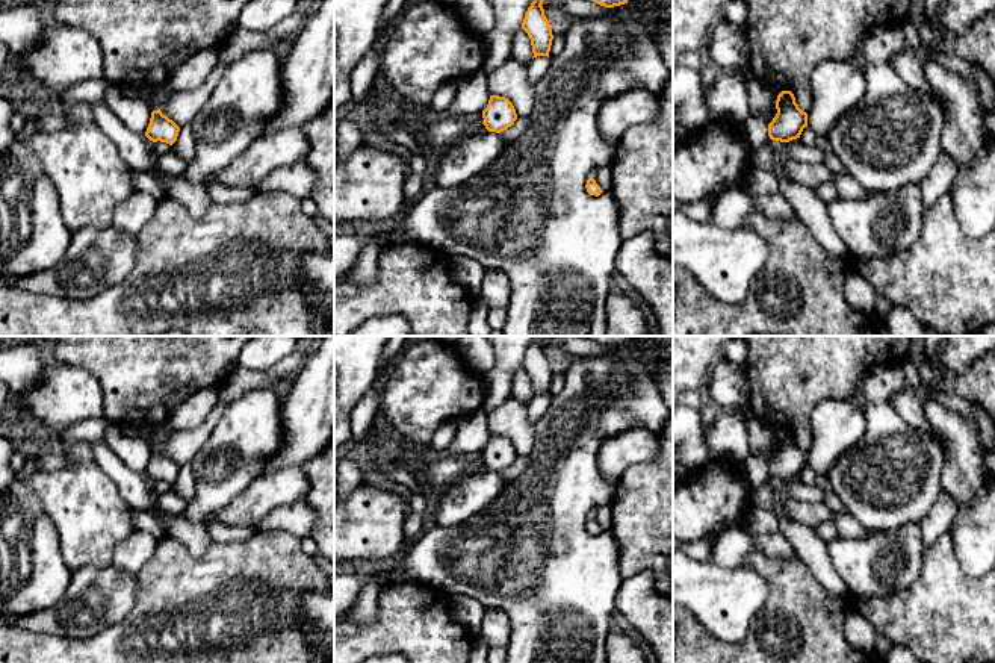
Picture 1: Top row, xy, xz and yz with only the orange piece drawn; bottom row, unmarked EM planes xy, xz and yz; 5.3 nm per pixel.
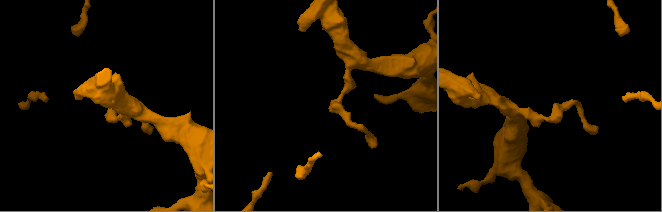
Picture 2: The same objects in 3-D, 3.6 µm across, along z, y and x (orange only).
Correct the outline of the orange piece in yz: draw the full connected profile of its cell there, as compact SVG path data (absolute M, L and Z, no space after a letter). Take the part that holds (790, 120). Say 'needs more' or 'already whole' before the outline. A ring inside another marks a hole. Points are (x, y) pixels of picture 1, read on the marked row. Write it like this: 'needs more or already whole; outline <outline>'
already whole; outline M782 91L776 100L777 114L768 124L768 136L773 141L789 142L800 138L807 127L807 114L795 103L791 91Z

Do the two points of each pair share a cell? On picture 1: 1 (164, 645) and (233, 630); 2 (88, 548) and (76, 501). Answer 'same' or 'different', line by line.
1: same
2: same

